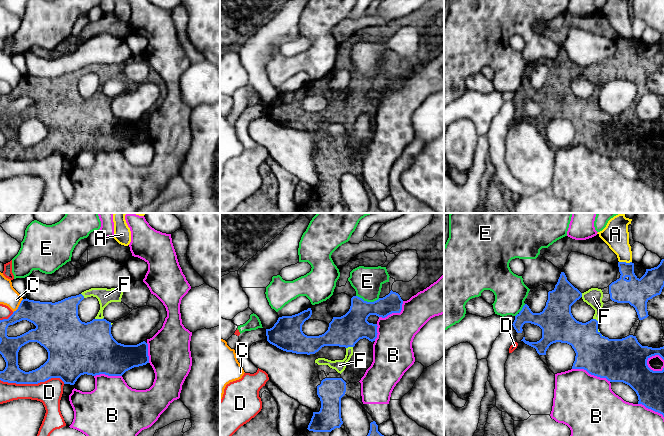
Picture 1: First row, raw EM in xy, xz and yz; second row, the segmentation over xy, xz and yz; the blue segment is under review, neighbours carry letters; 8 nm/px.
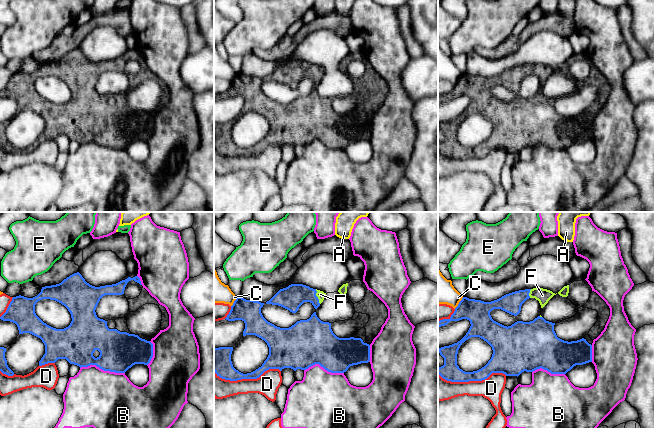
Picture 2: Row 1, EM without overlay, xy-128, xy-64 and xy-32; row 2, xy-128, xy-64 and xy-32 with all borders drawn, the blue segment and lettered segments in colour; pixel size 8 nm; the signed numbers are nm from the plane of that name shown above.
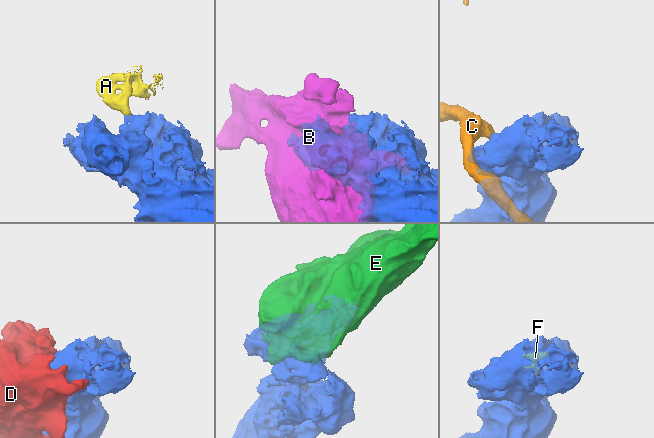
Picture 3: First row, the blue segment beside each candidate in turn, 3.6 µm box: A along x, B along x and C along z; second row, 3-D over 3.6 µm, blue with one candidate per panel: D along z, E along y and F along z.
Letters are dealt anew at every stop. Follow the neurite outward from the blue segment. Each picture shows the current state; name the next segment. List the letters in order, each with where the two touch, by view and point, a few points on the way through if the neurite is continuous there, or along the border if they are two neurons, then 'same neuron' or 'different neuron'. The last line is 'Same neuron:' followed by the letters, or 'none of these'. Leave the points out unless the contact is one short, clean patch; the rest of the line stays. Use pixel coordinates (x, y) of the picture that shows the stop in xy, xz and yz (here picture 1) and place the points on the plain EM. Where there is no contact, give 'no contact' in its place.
A: contact yz (625, 38); border yz (619, 37), (631, 38); different neuron
B: contact yz (591, 150); different neuron
C: contact xy (19, 82); border xy (23, 75), (13, 88); different neuron
D: contact xy (32, 159); different neuron
E: contact xz (368, 78); different neuron
F: contact xy (99, 95); same neuron
Same neuron: F

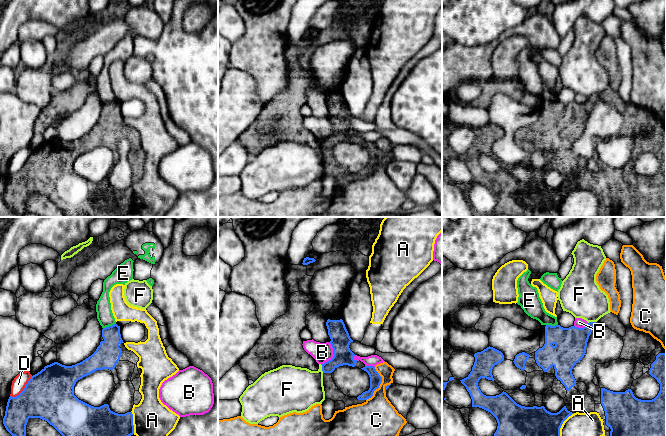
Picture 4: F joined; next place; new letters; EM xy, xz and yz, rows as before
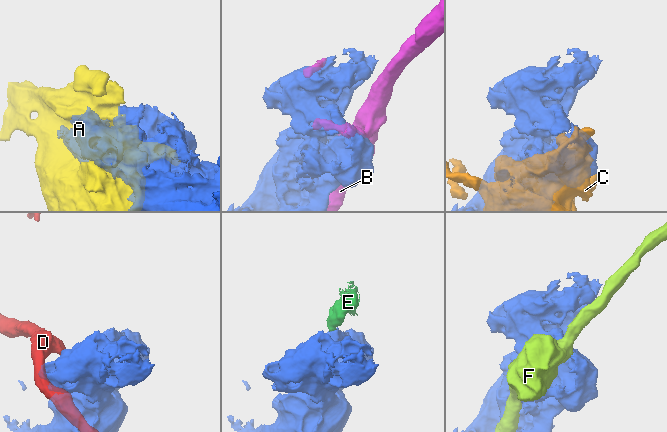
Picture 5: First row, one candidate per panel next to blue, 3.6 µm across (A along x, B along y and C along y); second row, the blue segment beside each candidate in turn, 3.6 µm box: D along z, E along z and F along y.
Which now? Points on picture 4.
A: contact xy (132, 198); different neuron
B: contact xz (334, 131); different neuron
C: contact xz (380, 159); different neuron
D: contact xy (23, 165); border xy (32, 152), (17, 171), (10, 172); different neuron
E: contact xy (109, 102); border xy (115, 99), (103, 104); different neuron
F: contact xz (322, 145); different neuron
Same neuron: none of these

